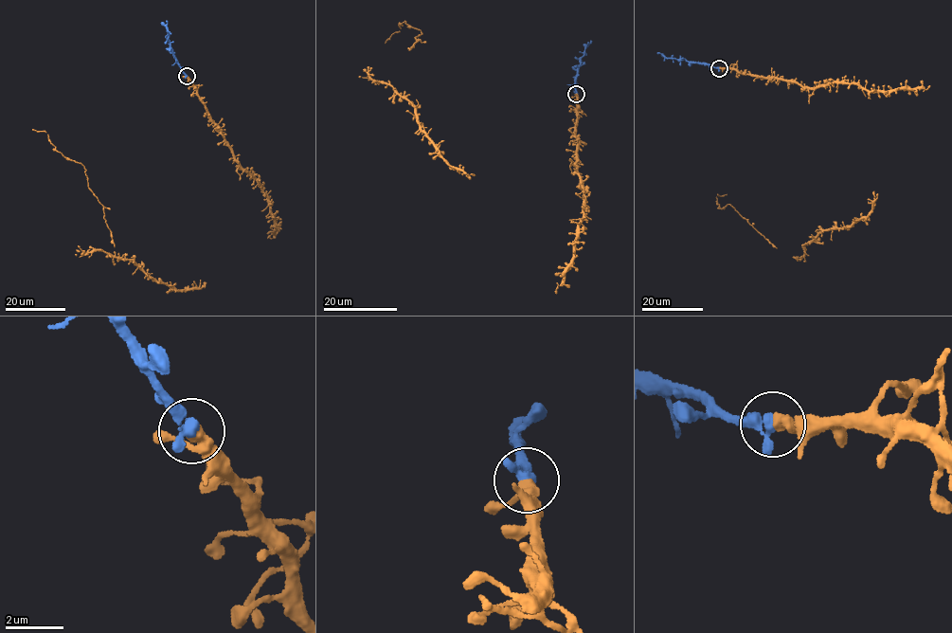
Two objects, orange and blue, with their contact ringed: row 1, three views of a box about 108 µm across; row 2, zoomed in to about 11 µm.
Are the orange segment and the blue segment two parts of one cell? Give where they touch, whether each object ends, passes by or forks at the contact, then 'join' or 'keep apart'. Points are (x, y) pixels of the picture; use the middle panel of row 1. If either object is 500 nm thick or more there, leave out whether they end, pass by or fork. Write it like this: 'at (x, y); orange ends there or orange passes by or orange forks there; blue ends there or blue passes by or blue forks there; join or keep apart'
at (576, 94); orange passes by; blue ends there; join

